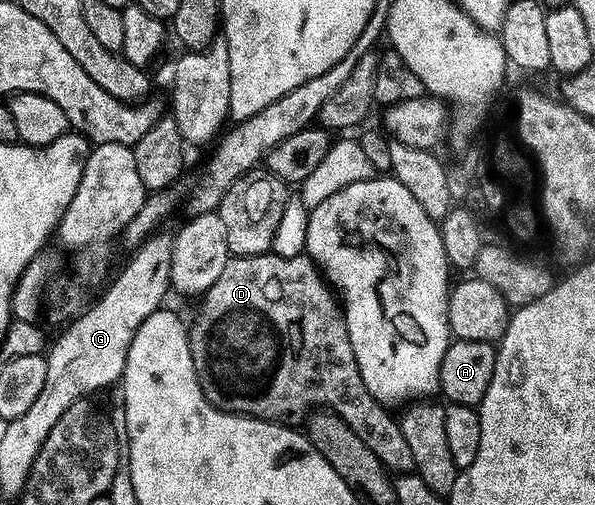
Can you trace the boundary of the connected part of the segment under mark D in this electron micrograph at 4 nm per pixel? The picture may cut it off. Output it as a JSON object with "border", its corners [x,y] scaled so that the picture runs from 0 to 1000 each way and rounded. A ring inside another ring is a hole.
{"border":[[[516,505],[390,507],[373,543],[366,543],[366,558],[341,580],[336,598],[323,642],[319,634],[316,683],[333,756],[351,796],[371,816],[395,816],[398,824],[430,824],[437,832],[497,844],[504,830],[506,838],[519,822],[526,804],[536,804],[566,816],[582,844],[588,844],[588,851],[595,851],[595,859],[629,891],[654,937],[686,939],[694,933],[696,899],[689,899],[689,881],[676,861],[671,830],[657,824],[652,818],[657,814],[630,792],[622,772],[615,772],[615,756],[608,756],[608,741],[595,709],[595,685],[588,685],[573,596]]]}

